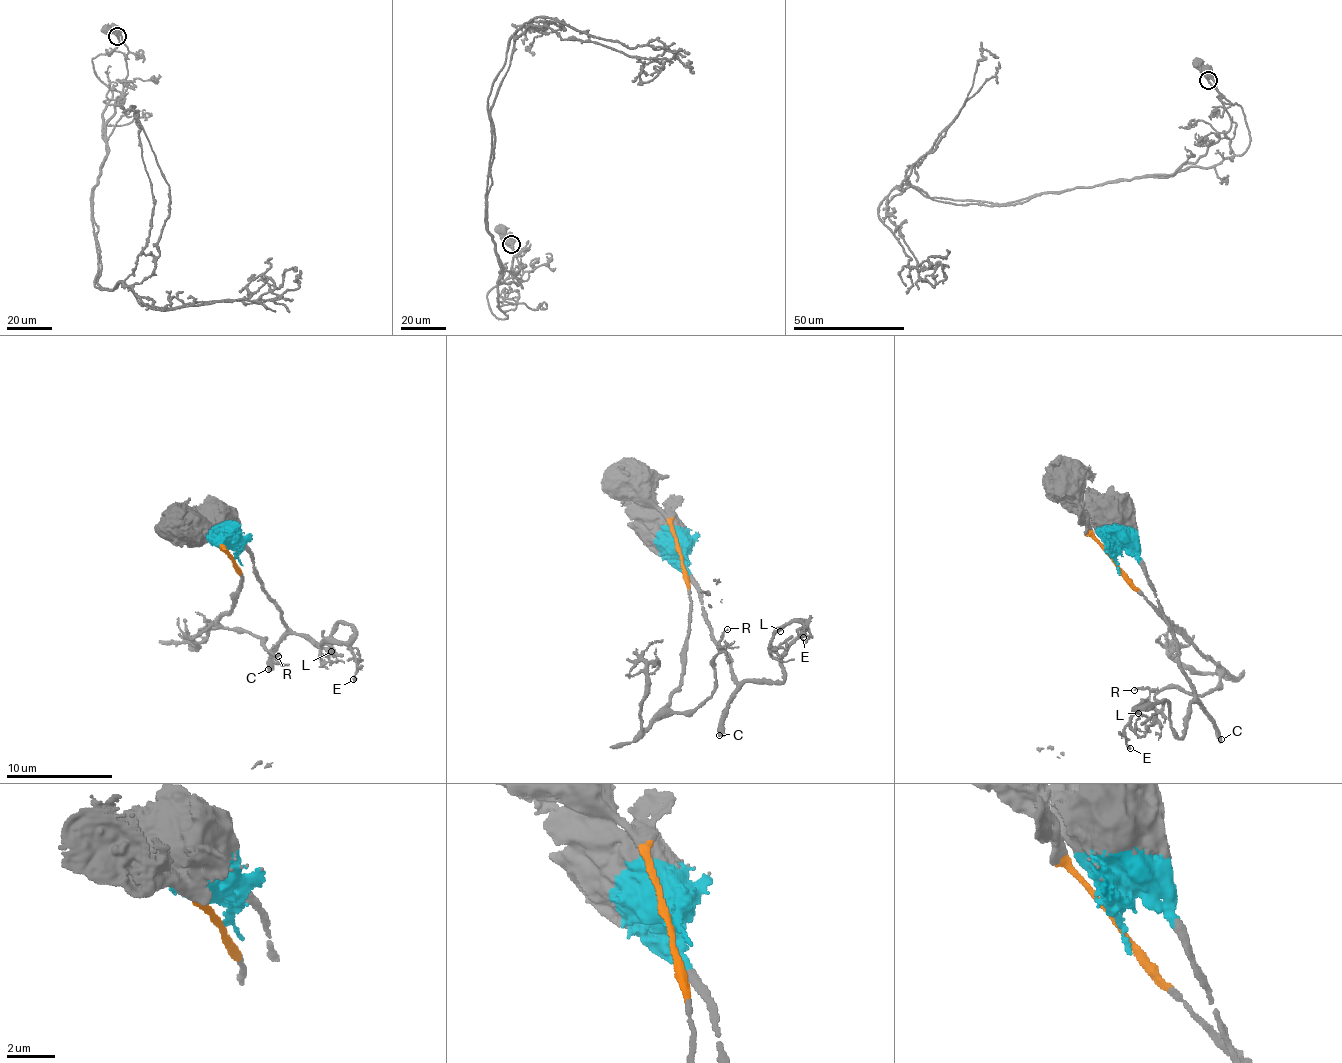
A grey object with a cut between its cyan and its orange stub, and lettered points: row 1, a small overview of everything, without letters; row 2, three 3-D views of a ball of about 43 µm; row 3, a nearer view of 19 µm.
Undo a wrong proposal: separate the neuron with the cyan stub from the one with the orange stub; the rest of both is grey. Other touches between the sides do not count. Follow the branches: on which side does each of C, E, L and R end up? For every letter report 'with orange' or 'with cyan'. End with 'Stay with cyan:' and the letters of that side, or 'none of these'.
C: with cyan
E: with cyan
L: with cyan
R: with orange
Stay with cyan: C, E, L

